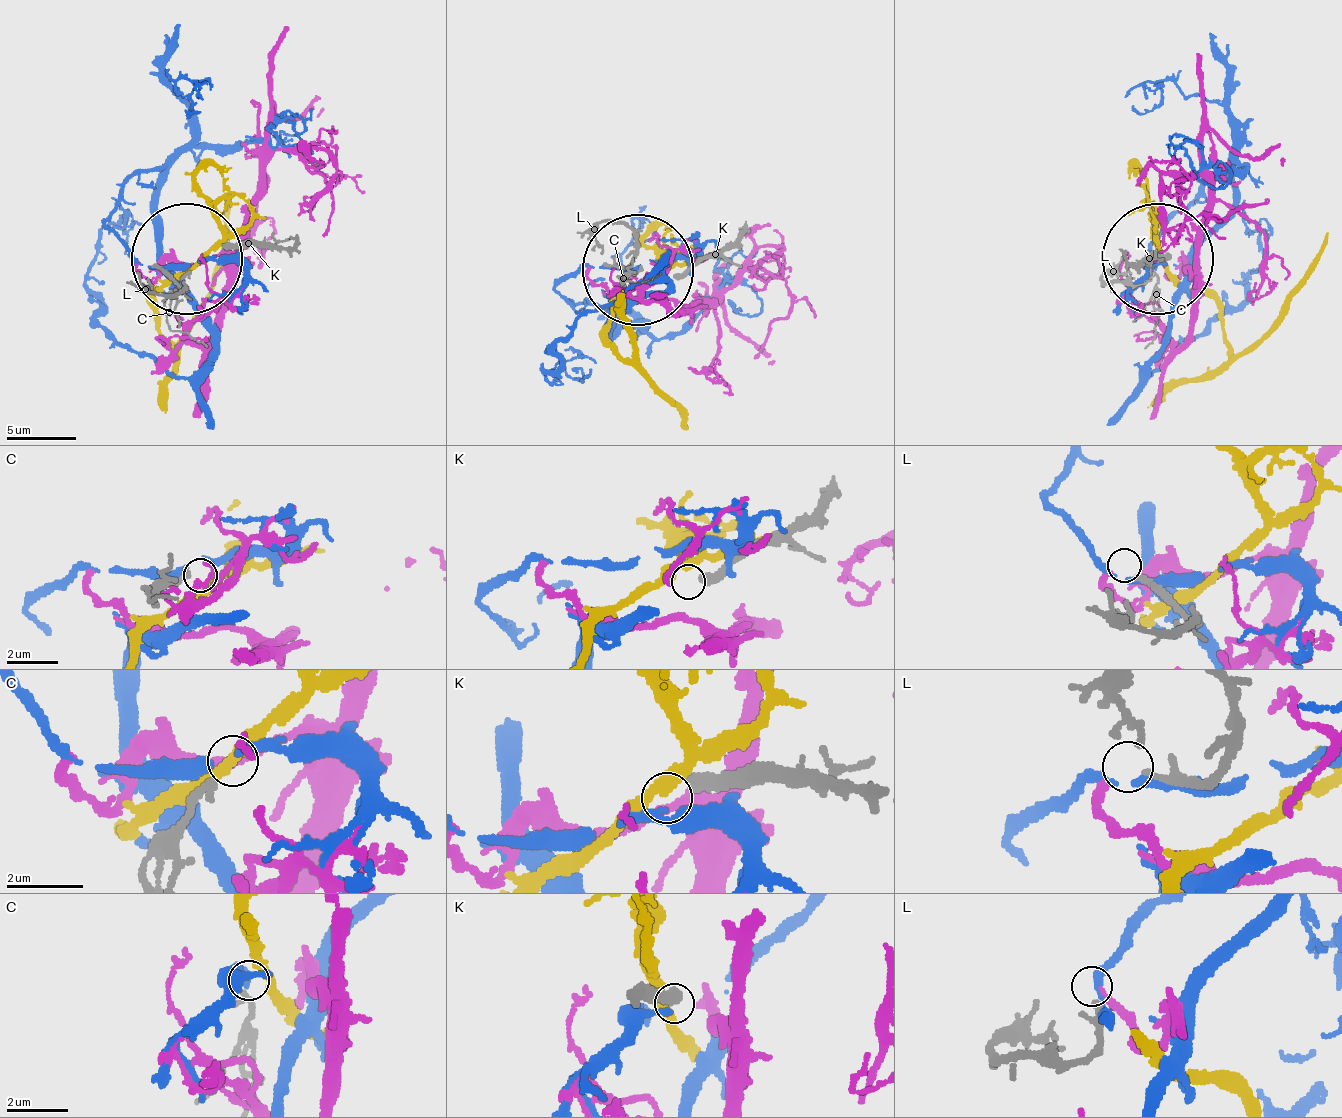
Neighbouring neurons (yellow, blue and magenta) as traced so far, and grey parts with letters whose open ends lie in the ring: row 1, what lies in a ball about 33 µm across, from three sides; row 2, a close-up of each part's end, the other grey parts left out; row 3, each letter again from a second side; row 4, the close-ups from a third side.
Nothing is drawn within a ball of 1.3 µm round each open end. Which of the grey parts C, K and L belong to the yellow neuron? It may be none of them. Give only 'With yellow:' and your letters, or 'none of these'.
With yellow: K

